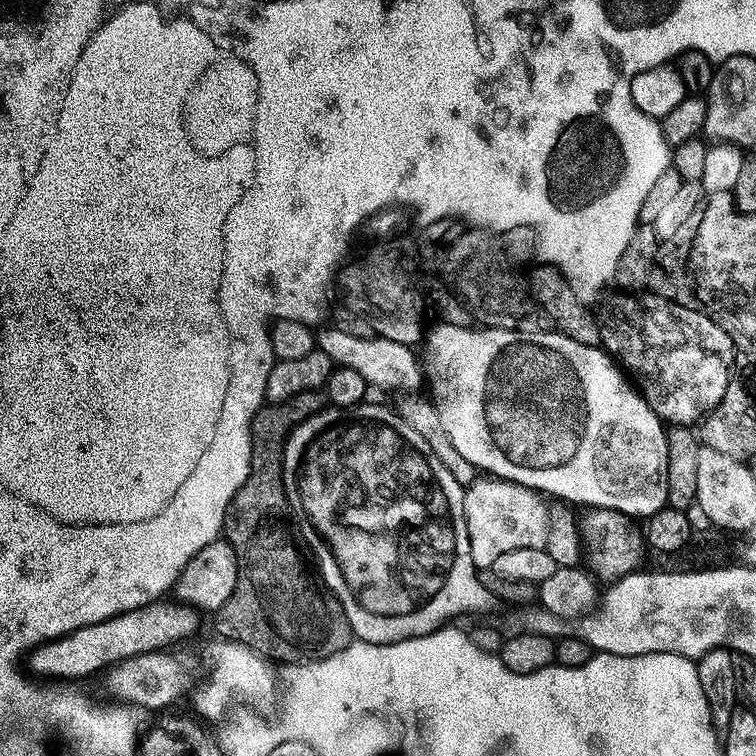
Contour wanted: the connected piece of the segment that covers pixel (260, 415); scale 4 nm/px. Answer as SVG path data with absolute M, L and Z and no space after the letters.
M303 392L288 400L265 403L257 412L252 420L252 469L248 471L246 482L242 482L228 504L228 515L224 517L223 531L236 555L238 578L234 594L230 594L224 607L215 613L216 632L220 635L217 637L253 648L257 654L272 662L283 658L284 644L290 651L297 652L301 661L305 661L321 660L330 654L338 654L354 640L339 604L330 602L325 589L315 579L312 581L308 577L304 569L305 553L296 549L288 533L288 524L284 521L284 512L286 516L289 511L288 495L284 493L284 444L293 428L297 428L303 420L318 411L316 398L316 392Z

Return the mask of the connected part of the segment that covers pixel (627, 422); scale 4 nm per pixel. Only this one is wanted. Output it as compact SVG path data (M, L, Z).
M439 323L431 332L428 333L426 339L423 341L422 349L422 371L426 377L426 388L429 388L431 399L434 401L438 410L439 417L442 418L442 423L446 426L446 431L450 434L450 439L454 442L454 446L458 450L458 454L462 454L468 462L472 463L476 469L481 473L487 474L492 478L499 478L502 480L512 480L515 484L521 484L527 488L535 488L537 492L543 494L548 498L555 498L560 502L567 502L569 505L577 506L576 504L584 504L588 508L609 508L610 510L618 510L622 514L633 518L647 518L653 516L656 511L667 505L666 498L666 454L668 453L668 433L666 425L659 416L654 414L654 410L650 410L650 406L644 401L643 396L630 383L629 377L618 367L617 361L611 355L608 356L603 352L603 347L584 344L577 340L575 335L565 334L560 330L544 330L548 332L536 332L540 330L524 330L528 332L511 332L508 328L492 328L493 326L471 326L472 328L455 328L452 324Z

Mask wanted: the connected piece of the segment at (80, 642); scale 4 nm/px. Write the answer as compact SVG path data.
M161 598L150 604L143 604L140 608L125 608L122 614L111 616L102 622L94 622L90 626L82 626L56 640L39 644L27 653L27 671L33 677L47 678L52 682L78 682L82 676L103 673L113 665L136 655L169 649L174 646L170 644L194 635L202 619L201 613L189 604L169 600Z

